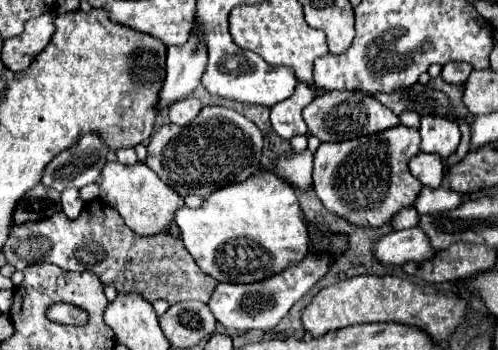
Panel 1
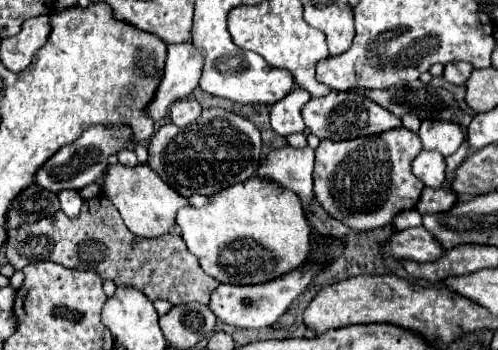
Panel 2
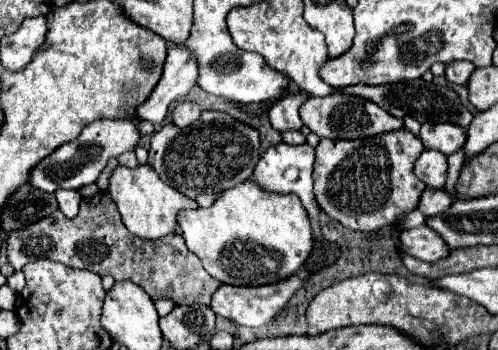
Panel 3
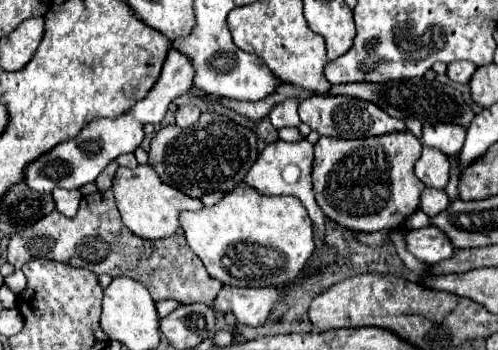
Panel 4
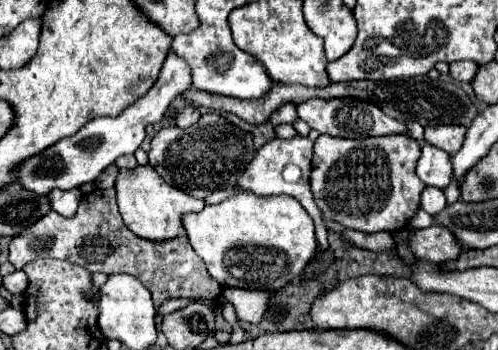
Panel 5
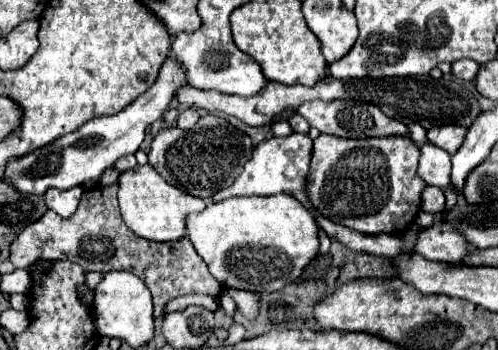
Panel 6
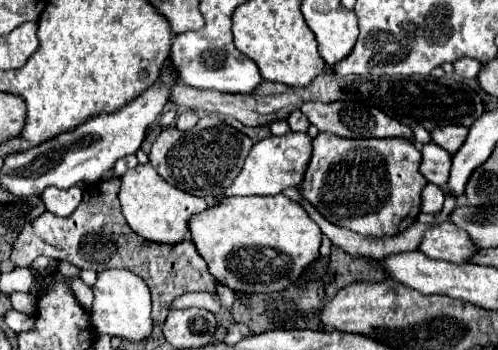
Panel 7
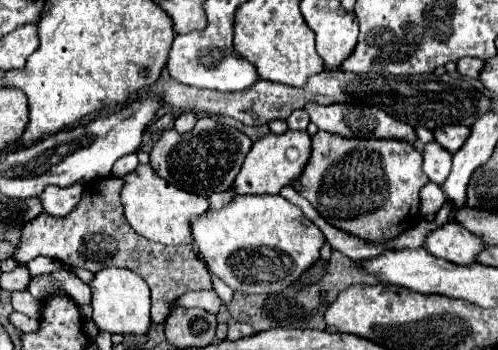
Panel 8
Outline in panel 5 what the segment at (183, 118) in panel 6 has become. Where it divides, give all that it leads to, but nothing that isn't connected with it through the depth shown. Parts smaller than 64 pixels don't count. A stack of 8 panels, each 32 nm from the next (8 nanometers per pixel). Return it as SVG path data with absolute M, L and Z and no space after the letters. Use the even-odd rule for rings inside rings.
M186 106L184 110L180 110L176 114L176 126L180 126L180 128L188 128L196 122L198 122L198 108L196 106Z

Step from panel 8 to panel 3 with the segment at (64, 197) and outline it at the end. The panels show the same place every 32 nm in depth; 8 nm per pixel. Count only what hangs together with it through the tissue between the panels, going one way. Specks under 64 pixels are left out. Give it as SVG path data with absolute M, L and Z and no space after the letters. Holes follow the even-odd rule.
M56 190L54 196L56 196L58 208L64 216L74 218L78 214L78 206L80 206L80 200L82 200L78 190Z

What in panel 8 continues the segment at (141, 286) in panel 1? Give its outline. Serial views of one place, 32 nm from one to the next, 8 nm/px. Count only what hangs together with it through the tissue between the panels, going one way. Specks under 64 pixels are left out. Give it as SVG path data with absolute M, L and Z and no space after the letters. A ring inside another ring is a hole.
M102 178L96 182L88 182L84 186L82 198L78 206L64 218L40 214L30 220L20 238L20 246L14 254L18 264L28 264L32 258L48 256L60 260L70 266L86 268L90 272L98 272L106 266L128 268L142 276L152 290L151 320L154 324L162 324L168 316L168 306L174 298L190 292L190 290L210 290L212 280L204 266L204 262L192 252L190 244L184 246L164 246L150 240L144 240L136 234L124 218L124 208L120 204L122 178Z

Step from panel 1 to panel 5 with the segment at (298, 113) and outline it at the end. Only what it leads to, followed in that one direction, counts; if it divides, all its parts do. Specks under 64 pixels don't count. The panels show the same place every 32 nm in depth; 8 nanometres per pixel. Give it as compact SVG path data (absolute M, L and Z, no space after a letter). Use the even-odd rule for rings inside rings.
M286 104L286 106L282 106L278 112L274 112L272 114L272 118L270 118L270 122L274 124L274 126L278 126L278 124L292 124L296 120L296 106L294 104Z

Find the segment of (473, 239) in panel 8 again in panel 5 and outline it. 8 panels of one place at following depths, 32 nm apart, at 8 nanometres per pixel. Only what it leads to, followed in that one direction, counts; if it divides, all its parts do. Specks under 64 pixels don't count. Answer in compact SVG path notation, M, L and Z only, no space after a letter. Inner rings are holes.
M432 224L430 228L416 230L410 234L410 250L414 256L440 264L444 260L456 260L456 256L464 250L456 244L456 236L448 232L448 228L440 228L440 224Z

